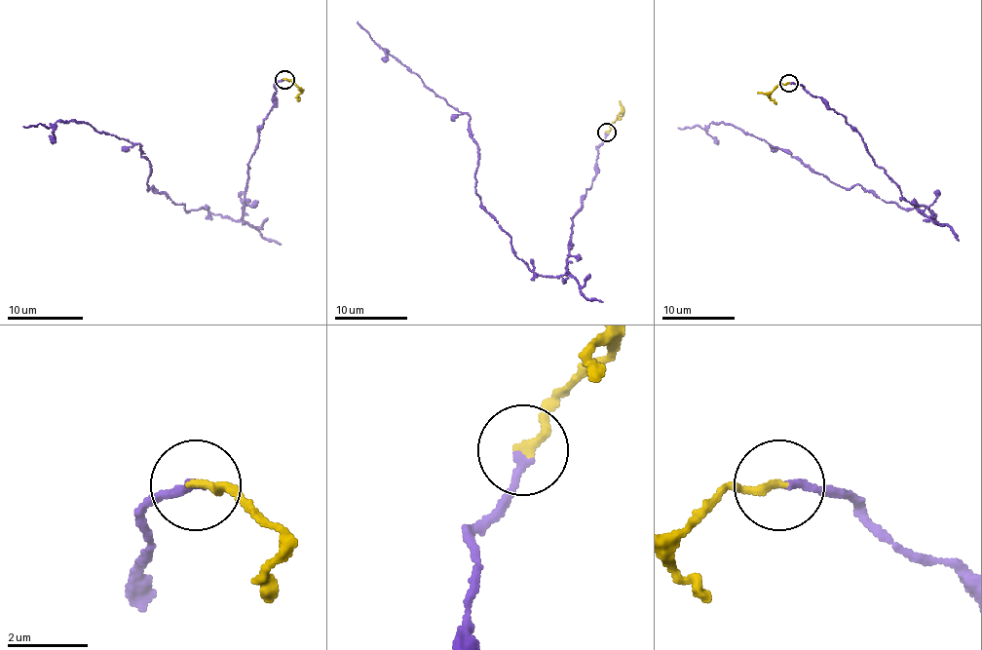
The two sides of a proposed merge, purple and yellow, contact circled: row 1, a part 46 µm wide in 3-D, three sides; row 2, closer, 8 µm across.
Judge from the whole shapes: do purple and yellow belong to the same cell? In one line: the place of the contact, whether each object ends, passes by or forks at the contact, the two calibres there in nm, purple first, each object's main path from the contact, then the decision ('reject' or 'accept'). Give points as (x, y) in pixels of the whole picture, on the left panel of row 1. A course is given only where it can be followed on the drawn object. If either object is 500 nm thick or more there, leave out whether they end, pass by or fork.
place (284, 79); purple ends; yellow ends; calibres 200 and 240 nm; course purple (284, 79), (248, 164), (243, 219), (187, 211), (147, 189), (149, 162), (138, 143), (87, 123), (24, 127); course yellow (284, 79), (291, 81), (301, 91), (297, 89); accept

